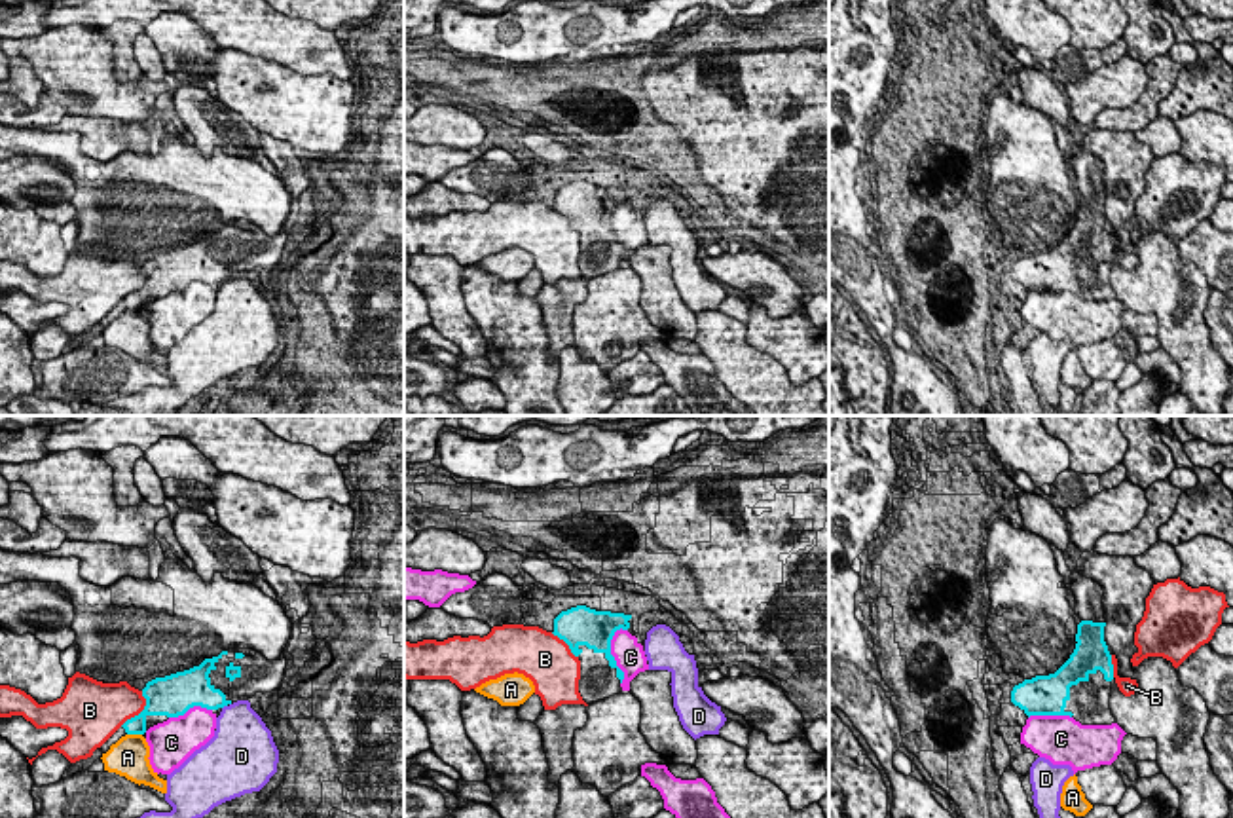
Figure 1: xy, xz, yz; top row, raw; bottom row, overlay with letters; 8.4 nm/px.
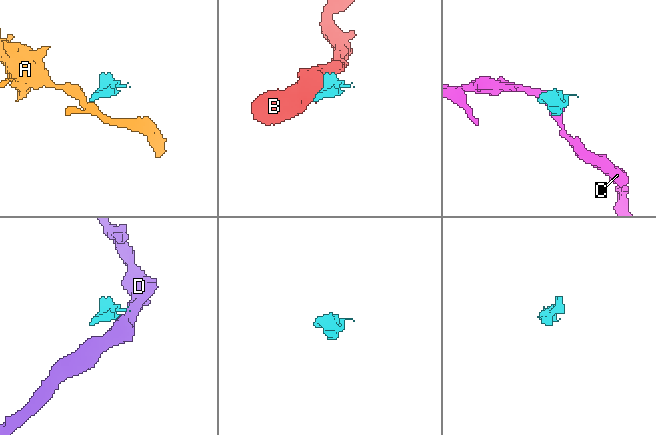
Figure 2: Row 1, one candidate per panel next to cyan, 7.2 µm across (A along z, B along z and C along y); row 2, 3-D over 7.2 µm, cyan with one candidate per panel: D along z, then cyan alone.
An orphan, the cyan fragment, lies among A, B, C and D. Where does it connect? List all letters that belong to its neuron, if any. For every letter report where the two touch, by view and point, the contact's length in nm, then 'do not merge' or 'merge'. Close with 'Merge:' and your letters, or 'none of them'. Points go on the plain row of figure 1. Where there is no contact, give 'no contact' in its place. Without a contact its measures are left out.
A: meets cyan in xy at (135, 308); contact 130 nm long; do not merge
B: meets cyan in xy at (141, 287); contact 360 nm long; do not merge
C: meets cyan in xz at (611, 230); contact 500 nm long; do not merge
D: meets cyan in xy at (224, 279); contact 60 nm long; do not merge
Merge: none of them

